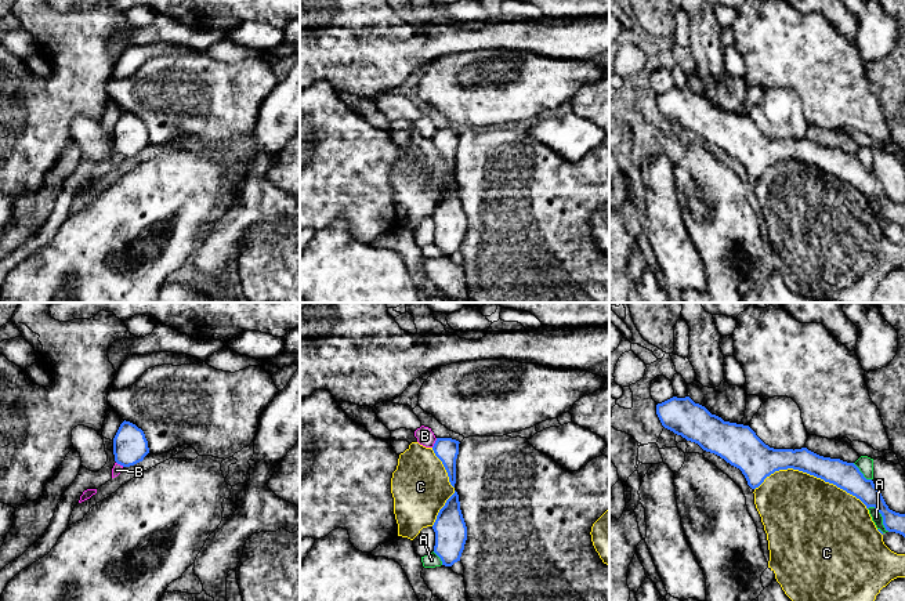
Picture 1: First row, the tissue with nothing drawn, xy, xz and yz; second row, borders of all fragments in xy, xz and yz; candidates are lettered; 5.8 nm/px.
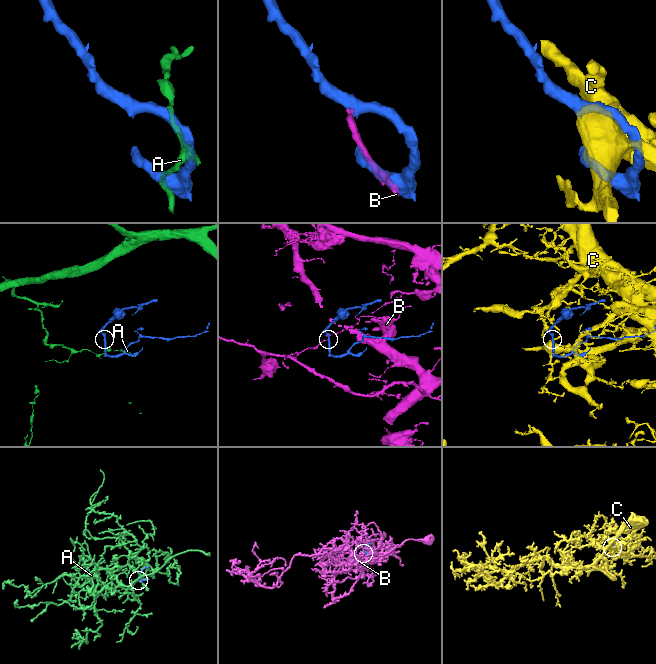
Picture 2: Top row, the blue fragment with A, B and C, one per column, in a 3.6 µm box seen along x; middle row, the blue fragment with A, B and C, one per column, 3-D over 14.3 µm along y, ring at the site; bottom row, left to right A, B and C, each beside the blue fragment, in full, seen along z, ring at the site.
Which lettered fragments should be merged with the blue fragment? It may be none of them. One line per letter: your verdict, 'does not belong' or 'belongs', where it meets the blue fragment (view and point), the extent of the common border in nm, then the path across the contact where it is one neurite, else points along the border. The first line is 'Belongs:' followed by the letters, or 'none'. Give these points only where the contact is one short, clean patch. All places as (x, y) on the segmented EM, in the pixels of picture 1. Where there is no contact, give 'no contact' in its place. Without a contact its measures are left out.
Belongs: none
A: does not belong | yz (882, 516) | 190 nm | along yz (869, 506), (880, 514), (882, 524), (889, 531)
B: does not belong | xz (435, 442) | 70 nm | along xz (437, 438), (431, 446)
C: does not belong | yz (811, 474) | 650 nm

